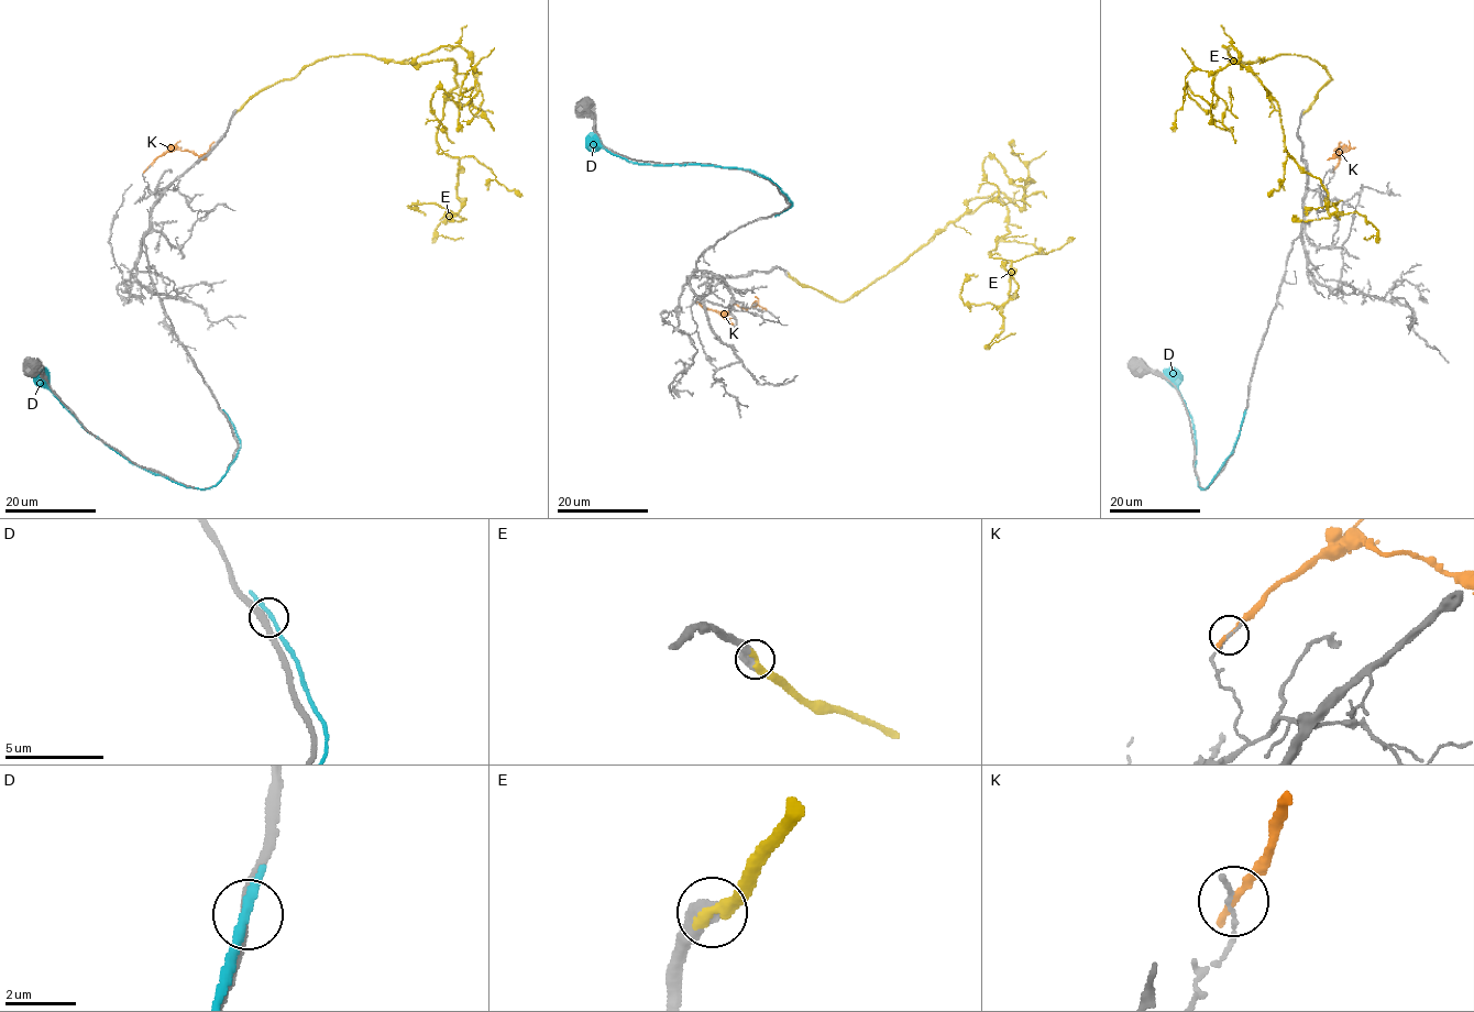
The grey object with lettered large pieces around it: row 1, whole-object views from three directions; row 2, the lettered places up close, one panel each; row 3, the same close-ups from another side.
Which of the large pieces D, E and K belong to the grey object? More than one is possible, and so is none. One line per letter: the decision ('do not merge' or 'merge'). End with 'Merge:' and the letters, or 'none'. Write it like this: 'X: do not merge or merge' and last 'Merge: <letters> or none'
D: do not merge
E: merge
K: do not merge
Merge: E

